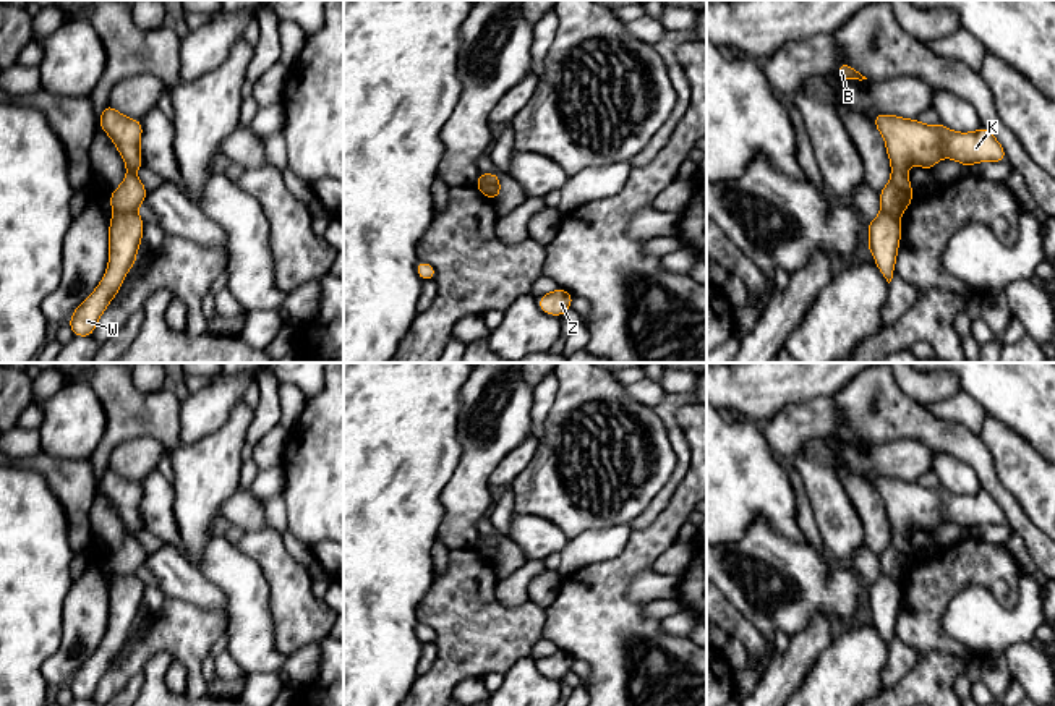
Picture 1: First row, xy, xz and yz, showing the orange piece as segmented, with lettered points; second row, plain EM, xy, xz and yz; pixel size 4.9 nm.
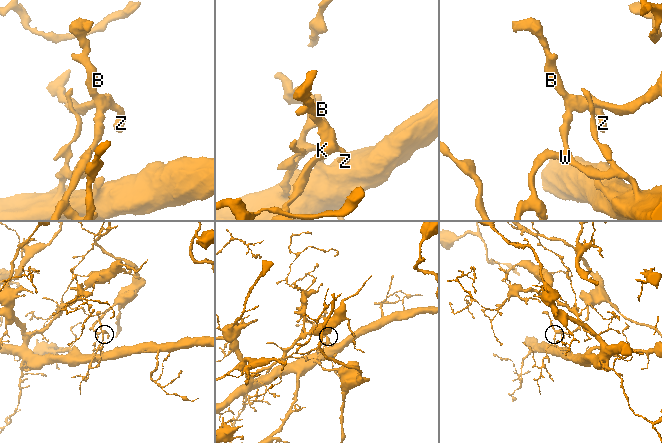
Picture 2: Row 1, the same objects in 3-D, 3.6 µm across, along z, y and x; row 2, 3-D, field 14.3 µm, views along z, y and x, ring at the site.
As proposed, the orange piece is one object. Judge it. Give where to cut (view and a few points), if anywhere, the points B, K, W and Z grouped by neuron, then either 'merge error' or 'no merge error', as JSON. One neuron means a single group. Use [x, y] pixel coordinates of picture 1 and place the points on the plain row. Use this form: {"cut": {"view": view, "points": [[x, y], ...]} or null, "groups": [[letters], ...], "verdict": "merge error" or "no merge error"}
{"cut": {"view": "xy", "points": [[114, 574], [135, 575]]}, "groups": [["B", "K", "Z"], ["W"]], "verdict": "merge error"}

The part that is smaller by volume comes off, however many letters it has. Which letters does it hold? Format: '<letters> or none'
B, K, Z

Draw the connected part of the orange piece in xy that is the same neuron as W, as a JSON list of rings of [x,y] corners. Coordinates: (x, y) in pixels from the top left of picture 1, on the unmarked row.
[[[113,575],[109,591],[109,630],[99,649],[75,672],[68,687],[75,700],[91,700],[100,677],[107,672],[112,661],[118,656],[125,636],[135,630],[139,606],[143,602],[144,583],[136,575]]]

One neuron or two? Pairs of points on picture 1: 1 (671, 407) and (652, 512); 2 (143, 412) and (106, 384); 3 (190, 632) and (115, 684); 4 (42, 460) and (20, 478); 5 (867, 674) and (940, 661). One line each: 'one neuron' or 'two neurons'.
1: one neuron
2: one neuron
3: one neuron
4: two neurons
5: two neurons

